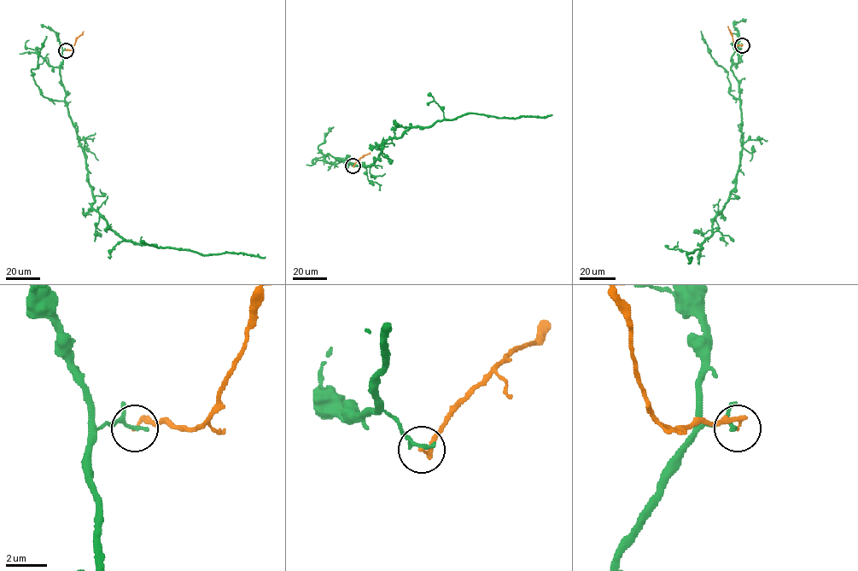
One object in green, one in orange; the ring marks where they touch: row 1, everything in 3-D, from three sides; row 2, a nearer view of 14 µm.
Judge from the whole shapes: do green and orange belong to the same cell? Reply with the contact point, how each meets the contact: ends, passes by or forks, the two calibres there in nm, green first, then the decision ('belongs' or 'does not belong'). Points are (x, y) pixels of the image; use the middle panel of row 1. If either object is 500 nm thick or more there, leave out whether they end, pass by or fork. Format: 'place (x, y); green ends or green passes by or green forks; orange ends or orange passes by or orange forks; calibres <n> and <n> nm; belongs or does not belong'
place (353, 166); green passes by; orange ends; calibres 140 and 240 nm; does not belong

